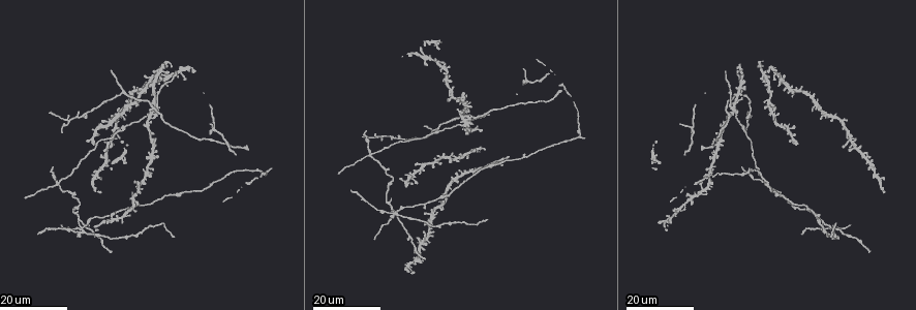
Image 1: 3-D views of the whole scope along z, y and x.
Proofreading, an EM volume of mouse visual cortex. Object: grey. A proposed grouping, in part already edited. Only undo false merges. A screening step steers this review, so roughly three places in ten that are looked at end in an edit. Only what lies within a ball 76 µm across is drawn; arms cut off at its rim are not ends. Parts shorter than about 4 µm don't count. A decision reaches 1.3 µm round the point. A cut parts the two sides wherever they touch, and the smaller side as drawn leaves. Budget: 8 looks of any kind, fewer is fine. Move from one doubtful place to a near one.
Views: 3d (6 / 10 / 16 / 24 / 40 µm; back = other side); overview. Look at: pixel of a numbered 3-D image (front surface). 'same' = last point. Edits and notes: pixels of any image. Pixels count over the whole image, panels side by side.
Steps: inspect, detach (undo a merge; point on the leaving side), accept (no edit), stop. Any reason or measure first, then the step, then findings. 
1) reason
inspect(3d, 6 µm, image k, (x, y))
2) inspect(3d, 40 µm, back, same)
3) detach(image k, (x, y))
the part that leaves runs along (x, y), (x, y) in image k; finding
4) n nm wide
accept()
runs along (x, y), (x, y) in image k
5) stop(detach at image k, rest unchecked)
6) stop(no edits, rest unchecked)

four or more arms meet
inspect(3d, 16 µm, image 1, (383, 136))

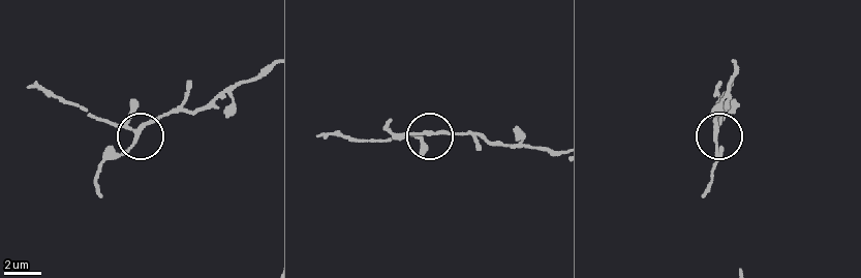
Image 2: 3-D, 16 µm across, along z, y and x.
inspect(3d, 10 µm, image 2, (428, 133))

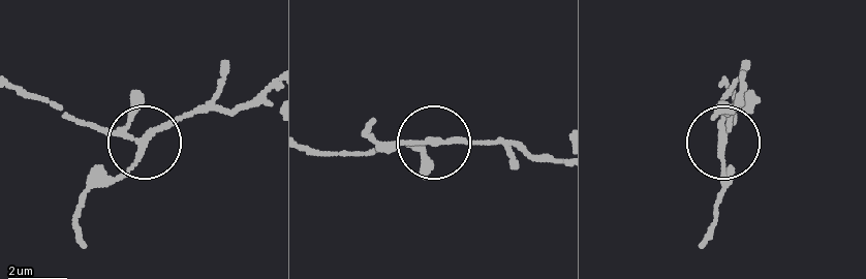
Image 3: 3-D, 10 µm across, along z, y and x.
side arm 5 µm
accept()
runs along (267, 84), (238, 105), (163, 123), (126, 169), (85, 197) in image 3; continuous, no second cell

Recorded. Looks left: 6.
sudden change in width
inspect(3d, 24 µm, image 1, (100, 105))

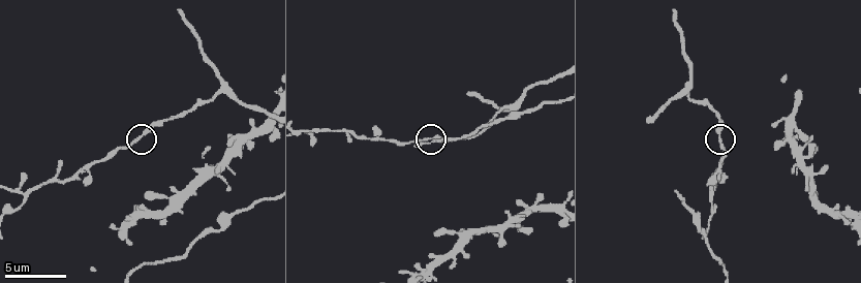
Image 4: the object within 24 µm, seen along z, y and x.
zoom in
inspect(3d, 10 µm, image 4, (145, 131))

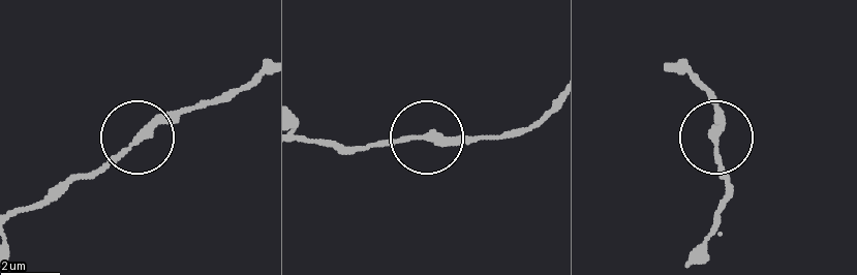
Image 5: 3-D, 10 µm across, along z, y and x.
accept()
runs along (265, 67), (236, 92), (169, 112), (60, 195) in image 5; all the same cell

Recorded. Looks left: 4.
arms part here
inspect(3d, 10 µm, image 4, (687, 89))

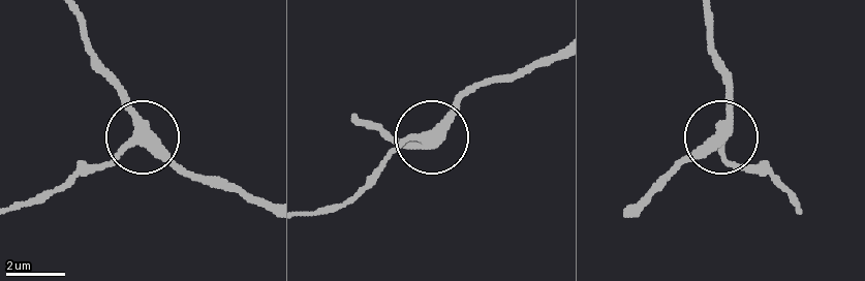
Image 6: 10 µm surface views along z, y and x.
side arm 8 µm
accept()
runs along (265, 201), (190, 179), (153, 152), (112, 72) in image 6; one cell here

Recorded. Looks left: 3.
arms run side by side
inspect(3d, 16 µm, image 1, (150, 159))

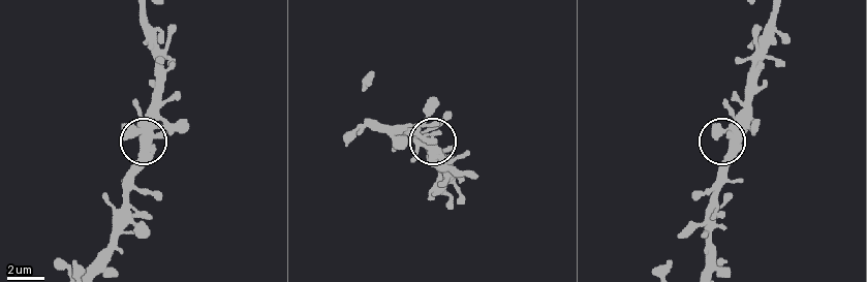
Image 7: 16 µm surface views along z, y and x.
inspect(3d, 10 µm, image 7, (721, 131))

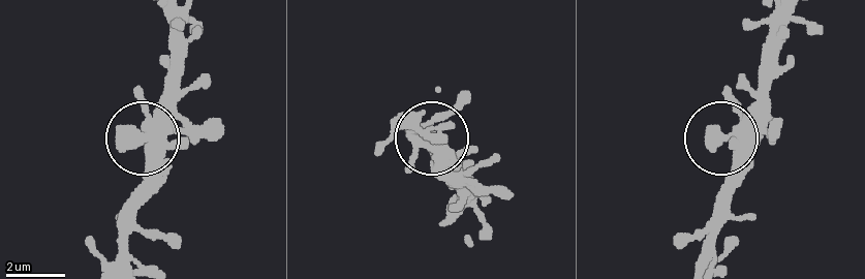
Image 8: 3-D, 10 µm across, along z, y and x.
420 nm wide
accept()
runs along (788, 12), (771, 87), (729, 136), (738, 176), (718, 210) in image 8; one cell here

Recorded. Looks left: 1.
stop(no edits, rest unchecked)

